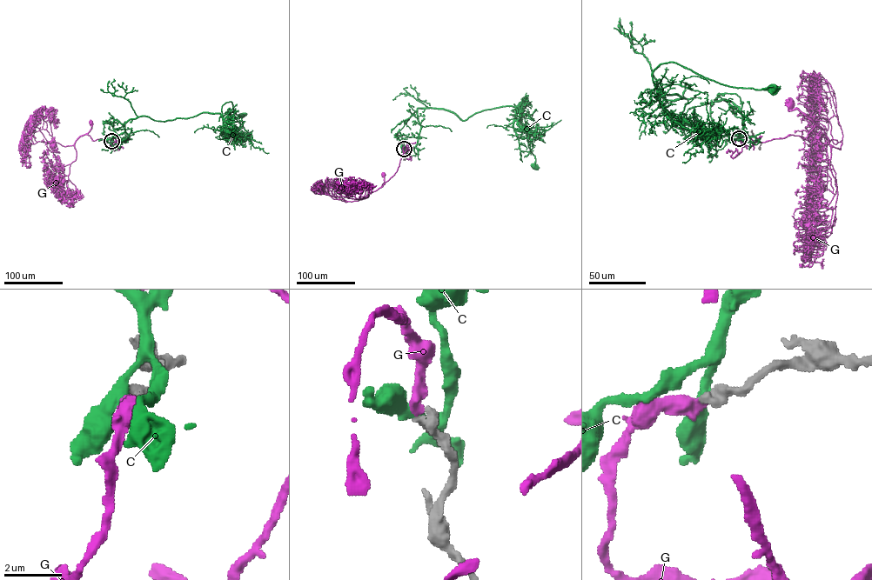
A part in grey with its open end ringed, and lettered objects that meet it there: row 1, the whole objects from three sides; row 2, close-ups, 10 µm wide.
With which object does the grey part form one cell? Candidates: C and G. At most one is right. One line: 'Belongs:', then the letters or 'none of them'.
Belongs: G

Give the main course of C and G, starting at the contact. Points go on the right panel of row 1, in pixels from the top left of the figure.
C: (739, 138), (743, 122), (715, 135), (672, 116), (660, 90), (683, 97), (654, 70), (774, 89)
G: (739, 138), (743, 147), (741, 130), (755, 142), (805, 138), (815, 124), (789, 110), (791, 103)

